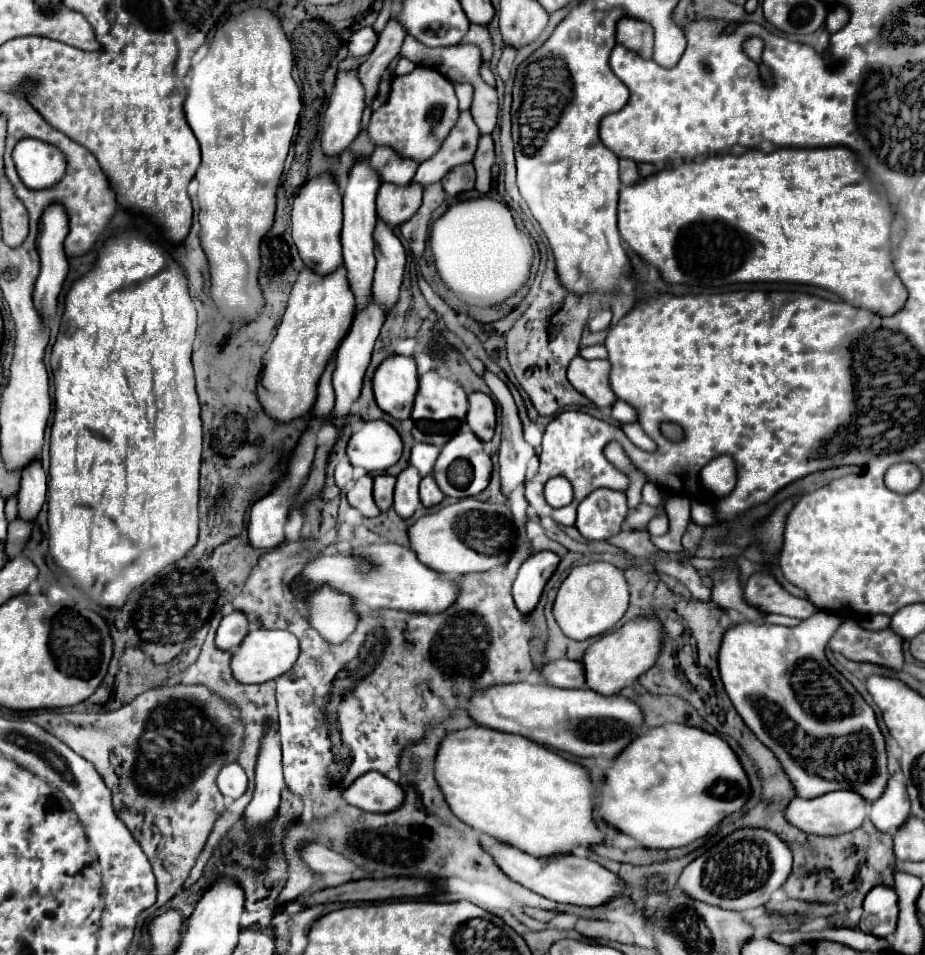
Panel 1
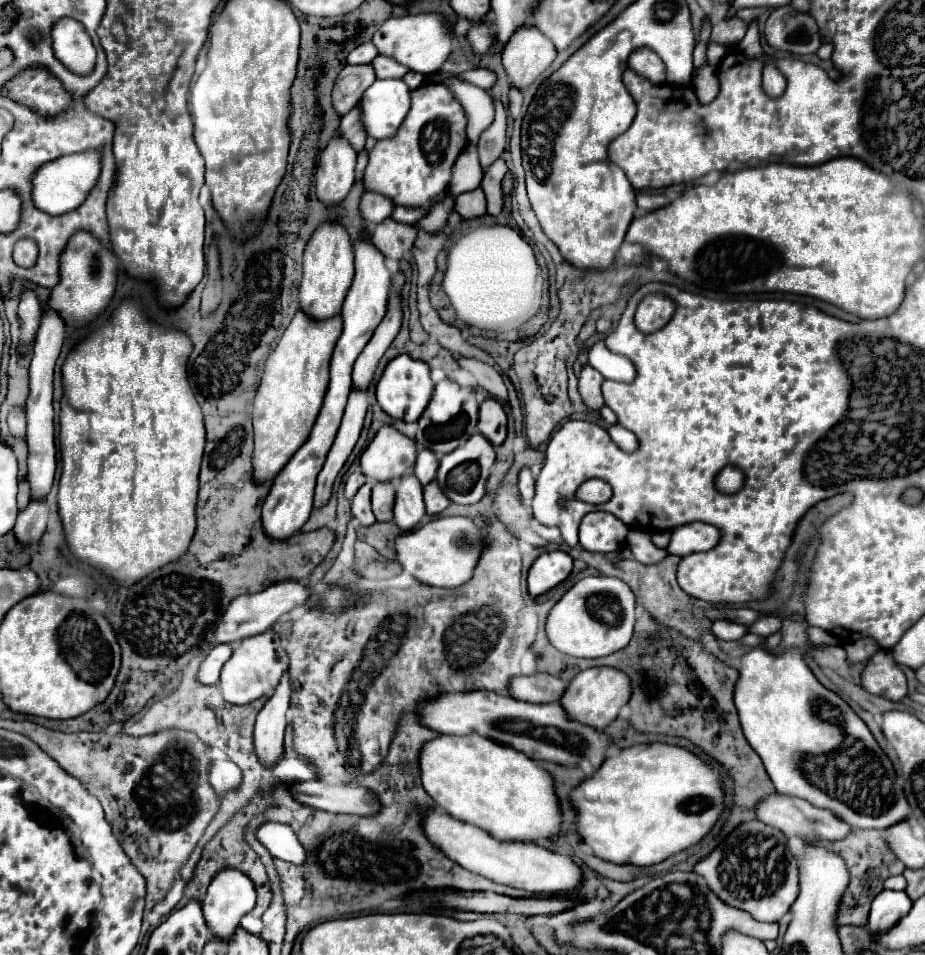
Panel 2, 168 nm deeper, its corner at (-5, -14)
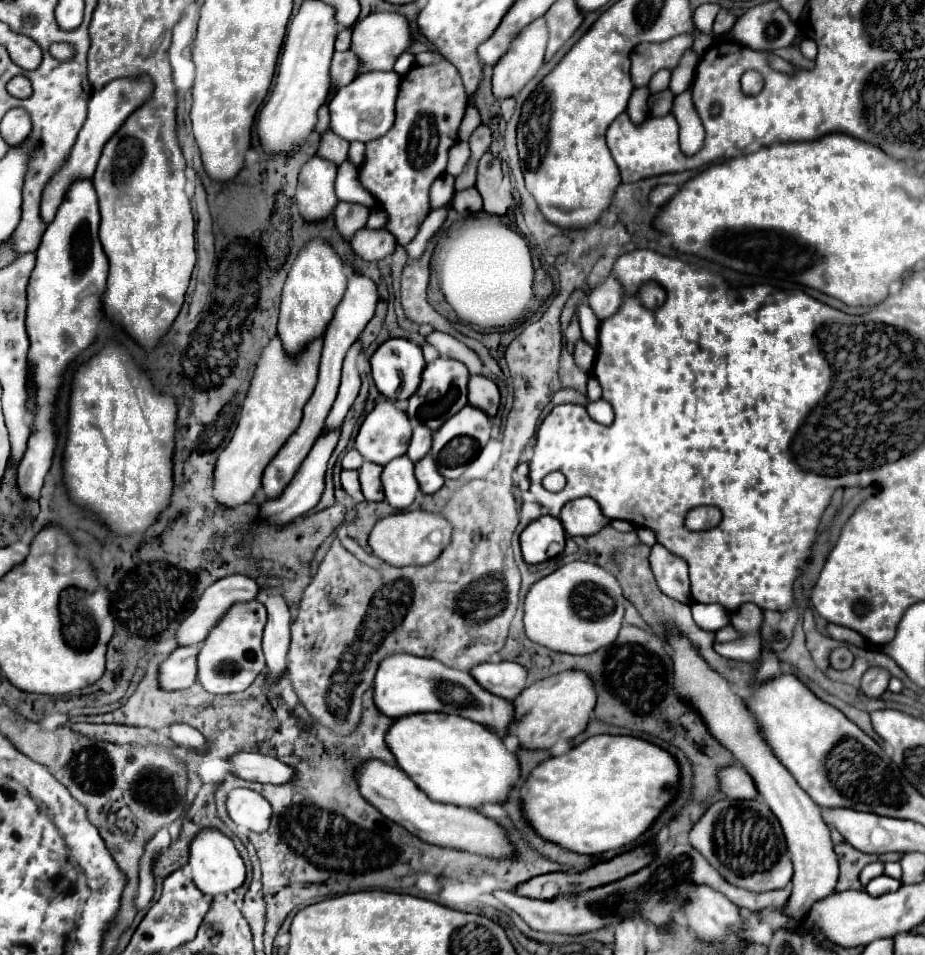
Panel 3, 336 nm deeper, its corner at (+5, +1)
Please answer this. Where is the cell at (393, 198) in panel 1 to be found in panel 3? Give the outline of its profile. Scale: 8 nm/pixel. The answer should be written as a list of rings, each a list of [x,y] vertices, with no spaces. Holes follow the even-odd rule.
[[[362,228],[356,232],[356,236],[350,240],[350,246],[356,256],[360,256],[366,262],[378,262],[386,256],[390,256],[396,248],[396,240],[386,230],[368,230]]]

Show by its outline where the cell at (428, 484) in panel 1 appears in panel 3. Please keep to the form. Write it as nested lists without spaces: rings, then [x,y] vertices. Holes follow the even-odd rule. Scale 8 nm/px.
[[[430,454],[416,462],[416,480],[420,484],[420,490],[426,494],[432,494],[442,488],[444,476],[438,472],[438,468],[434,468],[434,460],[430,460]]]

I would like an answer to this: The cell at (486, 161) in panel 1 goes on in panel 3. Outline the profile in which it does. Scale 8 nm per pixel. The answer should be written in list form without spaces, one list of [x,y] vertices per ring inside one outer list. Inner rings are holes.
[[[486,152],[480,160],[478,182],[476,182],[476,190],[484,198],[484,212],[500,214],[500,216],[506,214],[506,210],[500,208],[500,200],[498,200],[498,194],[496,194],[502,178],[504,178],[502,162],[498,158],[494,158],[490,152]]]

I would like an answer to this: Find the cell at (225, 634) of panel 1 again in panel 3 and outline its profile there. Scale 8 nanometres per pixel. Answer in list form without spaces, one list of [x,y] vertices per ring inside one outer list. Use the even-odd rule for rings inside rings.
[[[198,646],[176,648],[160,666],[158,666],[158,686],[162,690],[186,690],[196,682],[196,656]]]

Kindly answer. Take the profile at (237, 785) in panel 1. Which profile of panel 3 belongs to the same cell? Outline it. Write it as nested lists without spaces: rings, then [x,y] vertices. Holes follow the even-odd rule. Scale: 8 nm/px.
[[[174,724],[174,726],[170,726],[170,740],[180,744],[180,746],[186,746],[186,748],[206,750],[204,736],[196,728],[192,728],[188,724]]]

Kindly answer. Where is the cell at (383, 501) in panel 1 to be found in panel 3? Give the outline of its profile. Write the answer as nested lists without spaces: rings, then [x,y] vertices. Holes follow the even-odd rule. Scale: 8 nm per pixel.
[[[364,462],[358,472],[360,472],[360,484],[362,484],[364,498],[370,502],[384,500],[384,490],[382,490],[382,482],[380,482],[382,466],[378,466],[374,462]]]

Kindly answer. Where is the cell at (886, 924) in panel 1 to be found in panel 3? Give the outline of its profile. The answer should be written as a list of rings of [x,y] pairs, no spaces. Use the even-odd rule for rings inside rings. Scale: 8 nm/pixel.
[[[878,876],[878,878],[874,878],[874,880],[866,886],[866,892],[868,892],[870,896],[882,896],[882,894],[888,894],[888,892],[898,890],[900,886],[902,886],[900,880],[894,880],[894,878],[890,878],[890,876]]]

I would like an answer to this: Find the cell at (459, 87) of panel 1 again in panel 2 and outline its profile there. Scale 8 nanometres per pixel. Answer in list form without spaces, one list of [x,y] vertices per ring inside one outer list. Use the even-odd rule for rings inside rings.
[[[434,73],[432,81],[440,83],[440,85],[446,85],[452,91],[452,95],[456,95],[460,105],[464,107],[464,113],[468,115],[468,127],[466,127],[468,141],[478,143],[480,133],[494,119],[492,97],[484,89],[480,89],[480,87],[476,87],[472,83],[466,83],[466,81],[458,79],[458,77],[442,77],[440,73]]]

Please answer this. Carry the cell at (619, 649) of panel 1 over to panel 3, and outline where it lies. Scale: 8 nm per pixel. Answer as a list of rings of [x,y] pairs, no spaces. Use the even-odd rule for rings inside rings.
[[[580,670],[560,672],[556,676],[538,680],[532,686],[524,688],[522,694],[514,698],[512,704],[514,704],[514,720],[508,726],[506,736],[514,736],[520,748],[526,750],[552,748],[562,738],[578,736],[590,722],[596,704],[594,682],[586,672]]]

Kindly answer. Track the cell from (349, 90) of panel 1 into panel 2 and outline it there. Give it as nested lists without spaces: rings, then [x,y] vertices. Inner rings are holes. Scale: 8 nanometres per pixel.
[[[334,135],[326,149],[320,155],[318,169],[316,169],[316,195],[320,201],[332,205],[342,201],[352,183],[354,183],[354,165],[356,165],[356,151]]]

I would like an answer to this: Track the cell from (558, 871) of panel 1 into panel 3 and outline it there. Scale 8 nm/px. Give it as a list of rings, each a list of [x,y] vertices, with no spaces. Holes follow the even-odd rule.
[[[366,760],[356,770],[356,784],[358,784],[360,796],[370,800],[370,804],[378,812],[382,812],[382,816],[400,824],[402,828],[406,828],[408,832],[412,832],[414,836],[418,836],[424,842],[458,848],[458,850],[468,850],[468,852],[484,854],[490,858],[508,856],[512,852],[512,846],[506,838],[504,828],[500,828],[494,820],[488,820],[470,808],[460,808],[454,804],[442,804],[442,802],[430,800],[394,764],[386,764],[382,760]]]

